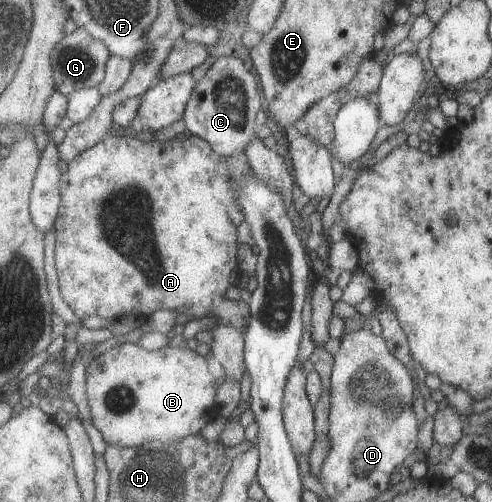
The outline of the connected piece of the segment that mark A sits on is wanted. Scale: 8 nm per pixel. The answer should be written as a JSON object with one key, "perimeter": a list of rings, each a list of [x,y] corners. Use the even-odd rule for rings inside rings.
{"perimeter":[[[109,133],[102,141],[95,146],[84,150],[77,158],[69,162],[67,172],[63,173],[60,180],[62,192],[62,205],[60,213],[56,218],[54,226],[56,233],[55,240],[55,266],[59,280],[60,294],[65,303],[80,321],[87,320],[89,316],[100,316],[105,319],[115,319],[119,316],[131,314],[142,320],[149,318],[157,311],[167,309],[177,314],[191,315],[193,319],[205,317],[215,318],[210,329],[199,330],[193,336],[192,345],[203,349],[206,352],[214,344],[214,328],[220,325],[233,327],[247,334],[252,315],[250,306],[231,302],[225,299],[229,290],[229,278],[233,272],[239,271],[239,240],[237,230],[246,222],[245,213],[242,211],[241,203],[238,201],[238,179],[244,175],[253,175],[254,170],[250,165],[248,154],[243,151],[232,157],[226,157],[213,150],[210,142],[197,135],[191,135],[184,141],[171,139],[170,141],[143,141],[135,137],[119,137],[117,134]]]}

